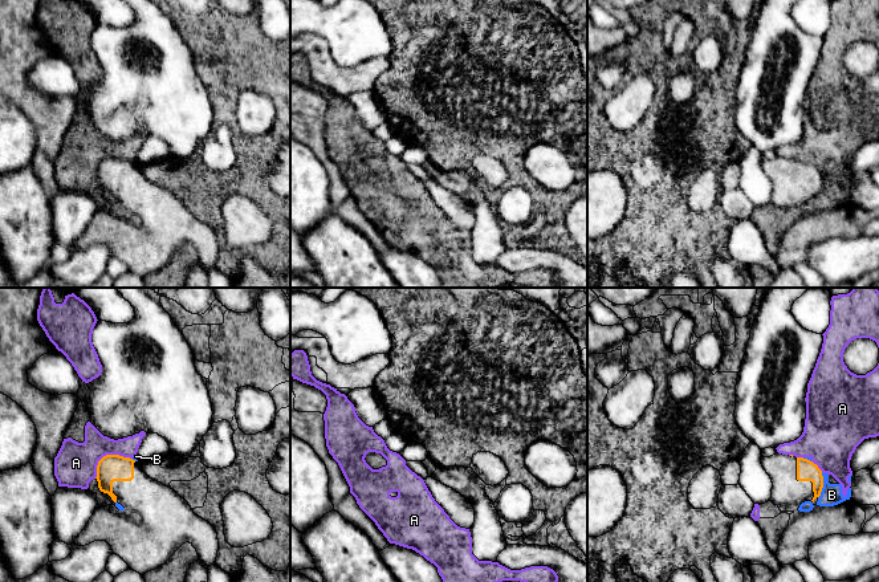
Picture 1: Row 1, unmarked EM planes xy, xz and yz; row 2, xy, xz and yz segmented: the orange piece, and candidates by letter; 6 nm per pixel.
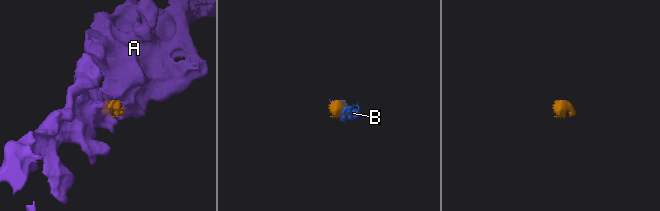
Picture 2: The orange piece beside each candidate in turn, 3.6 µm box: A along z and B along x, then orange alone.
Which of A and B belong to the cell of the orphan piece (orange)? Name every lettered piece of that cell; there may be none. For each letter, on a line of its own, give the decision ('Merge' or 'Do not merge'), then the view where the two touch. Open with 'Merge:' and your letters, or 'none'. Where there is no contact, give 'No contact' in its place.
Merge: none
A: Do not merge. Touches orange in xy
B: Do not merge. Touches orange in yz

